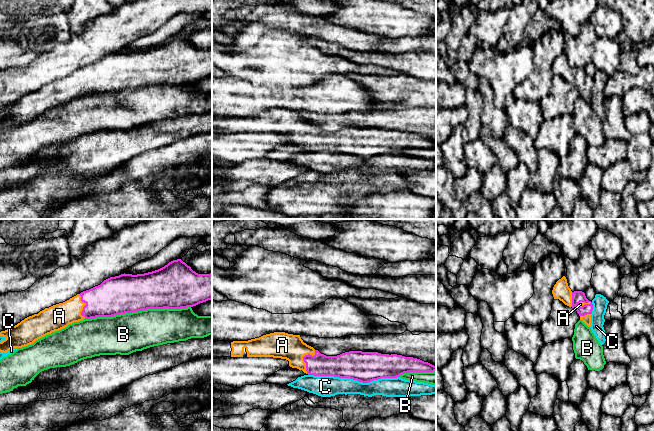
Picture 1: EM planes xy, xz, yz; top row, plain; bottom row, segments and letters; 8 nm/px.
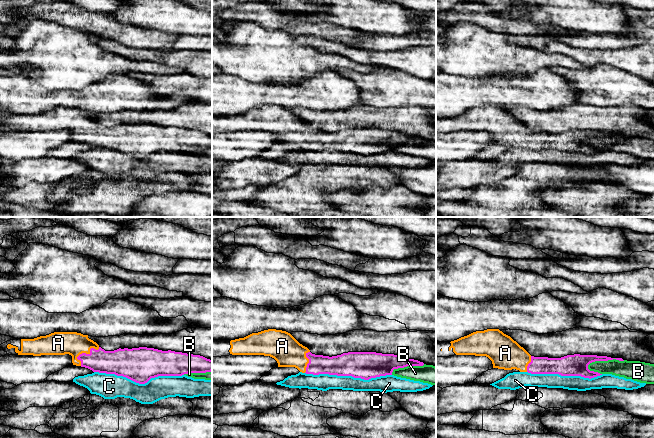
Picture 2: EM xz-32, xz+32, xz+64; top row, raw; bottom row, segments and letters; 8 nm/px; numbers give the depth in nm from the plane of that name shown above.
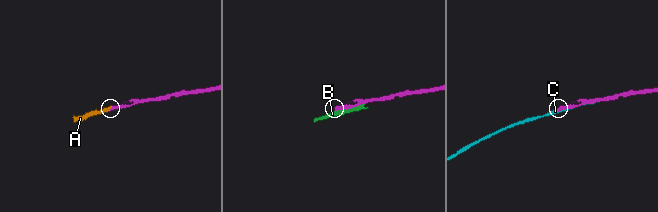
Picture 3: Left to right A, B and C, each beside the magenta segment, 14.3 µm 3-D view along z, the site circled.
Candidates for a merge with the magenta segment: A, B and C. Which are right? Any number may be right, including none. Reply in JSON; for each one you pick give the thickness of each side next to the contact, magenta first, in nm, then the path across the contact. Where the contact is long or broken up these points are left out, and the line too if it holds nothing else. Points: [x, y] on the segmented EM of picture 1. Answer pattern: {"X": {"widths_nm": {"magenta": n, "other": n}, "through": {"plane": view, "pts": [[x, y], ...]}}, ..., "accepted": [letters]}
{"A": {"widths_nm": {"magenta": 180, "other": 220}}, "accepted": ["A"]}

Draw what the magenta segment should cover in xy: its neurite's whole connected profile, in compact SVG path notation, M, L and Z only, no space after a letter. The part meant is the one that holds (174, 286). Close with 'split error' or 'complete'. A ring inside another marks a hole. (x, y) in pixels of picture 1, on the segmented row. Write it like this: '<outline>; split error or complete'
M181 259L173 260L164 267L144 274L121 274L104 280L100 285L45 308L22 320L17 325L0 332L6 339L0 342L0 352L22 348L36 340L59 331L69 324L96 317L112 317L147 309L181 309L193 307L212 299L212 273L198 274Z; split error

